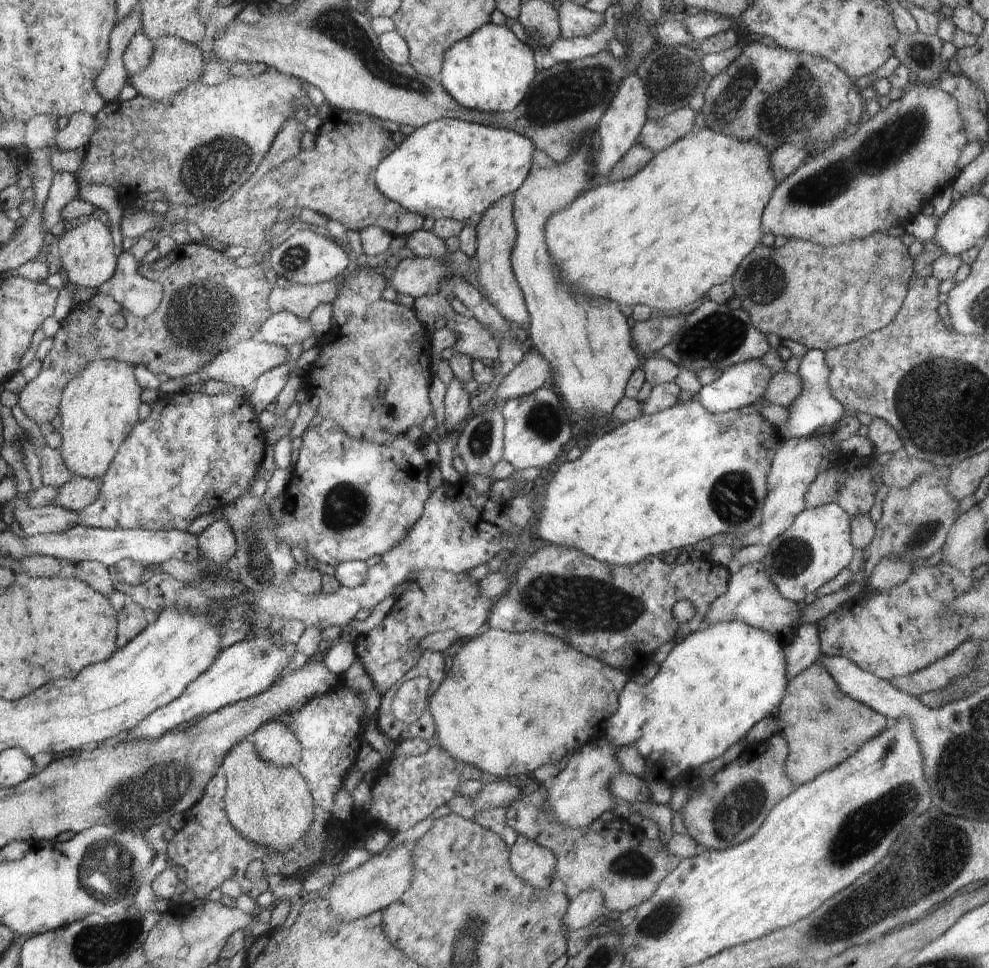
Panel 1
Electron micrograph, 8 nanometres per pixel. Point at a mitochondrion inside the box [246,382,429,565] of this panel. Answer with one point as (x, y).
(346, 505)

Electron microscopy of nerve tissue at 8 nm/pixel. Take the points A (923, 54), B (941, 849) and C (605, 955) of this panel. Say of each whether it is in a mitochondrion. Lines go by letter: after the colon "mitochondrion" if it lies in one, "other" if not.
A: mitochondrion
B: mitochondrion
C: mitochondrion

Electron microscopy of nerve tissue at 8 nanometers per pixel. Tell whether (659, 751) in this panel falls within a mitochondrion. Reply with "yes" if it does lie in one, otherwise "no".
no

